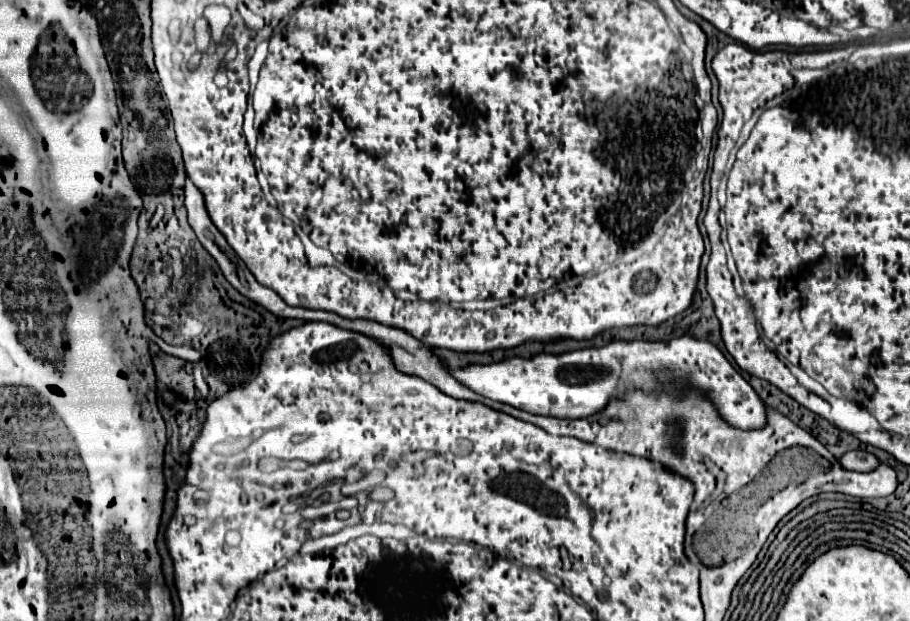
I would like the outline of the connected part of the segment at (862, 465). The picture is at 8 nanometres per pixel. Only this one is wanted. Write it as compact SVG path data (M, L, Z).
M849 451L839 459L839 463L851 471L873 471L881 465L881 461L867 451Z

